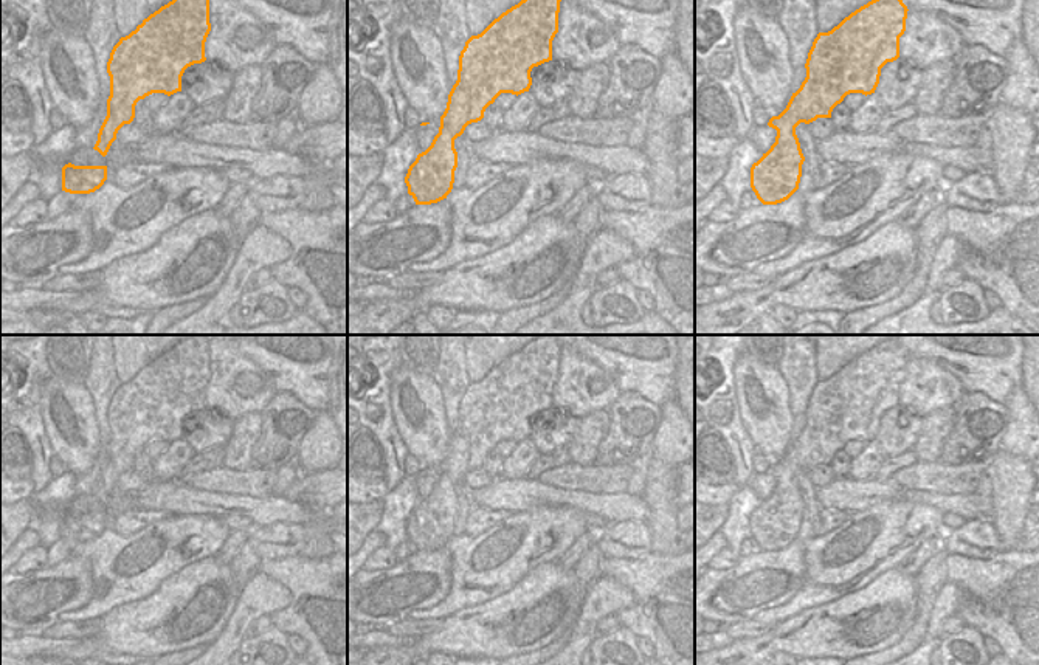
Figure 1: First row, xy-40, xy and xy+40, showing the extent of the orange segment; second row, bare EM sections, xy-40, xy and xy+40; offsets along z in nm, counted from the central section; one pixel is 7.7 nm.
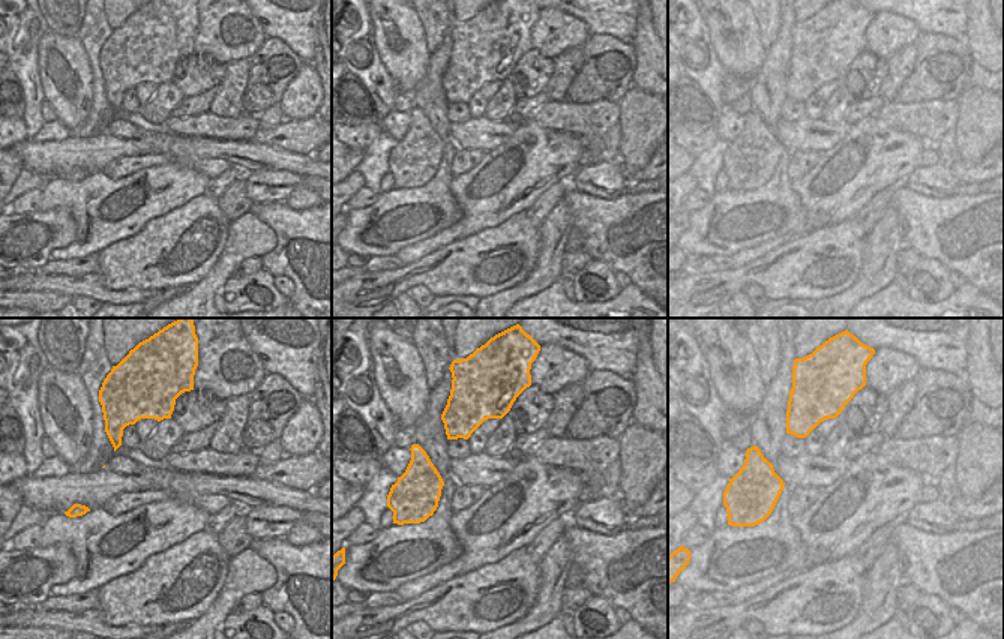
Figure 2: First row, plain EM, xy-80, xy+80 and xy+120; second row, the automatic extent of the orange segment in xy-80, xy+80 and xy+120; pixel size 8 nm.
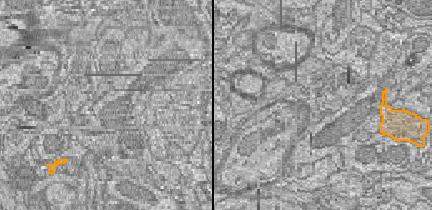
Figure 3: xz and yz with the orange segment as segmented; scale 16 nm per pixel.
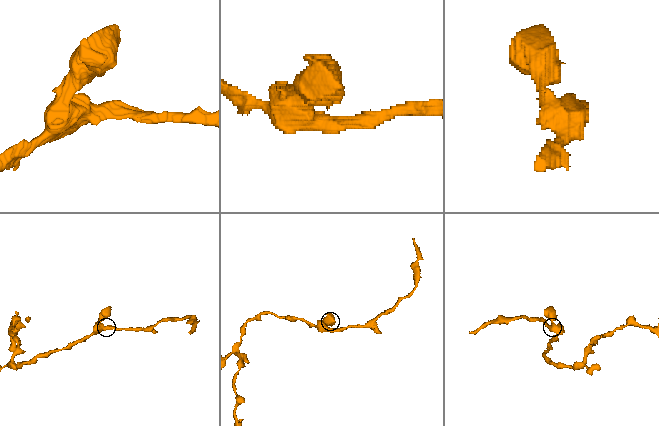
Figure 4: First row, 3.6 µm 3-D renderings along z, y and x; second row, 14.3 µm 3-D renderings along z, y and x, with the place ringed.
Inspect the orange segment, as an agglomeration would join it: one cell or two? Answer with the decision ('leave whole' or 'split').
leave whole

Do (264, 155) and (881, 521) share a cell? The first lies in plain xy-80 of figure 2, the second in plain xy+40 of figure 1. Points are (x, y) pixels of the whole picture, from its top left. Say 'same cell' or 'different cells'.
different cells

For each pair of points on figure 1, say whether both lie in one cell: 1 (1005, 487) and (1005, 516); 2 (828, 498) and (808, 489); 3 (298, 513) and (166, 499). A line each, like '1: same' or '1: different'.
1: same
2: different
3: same

